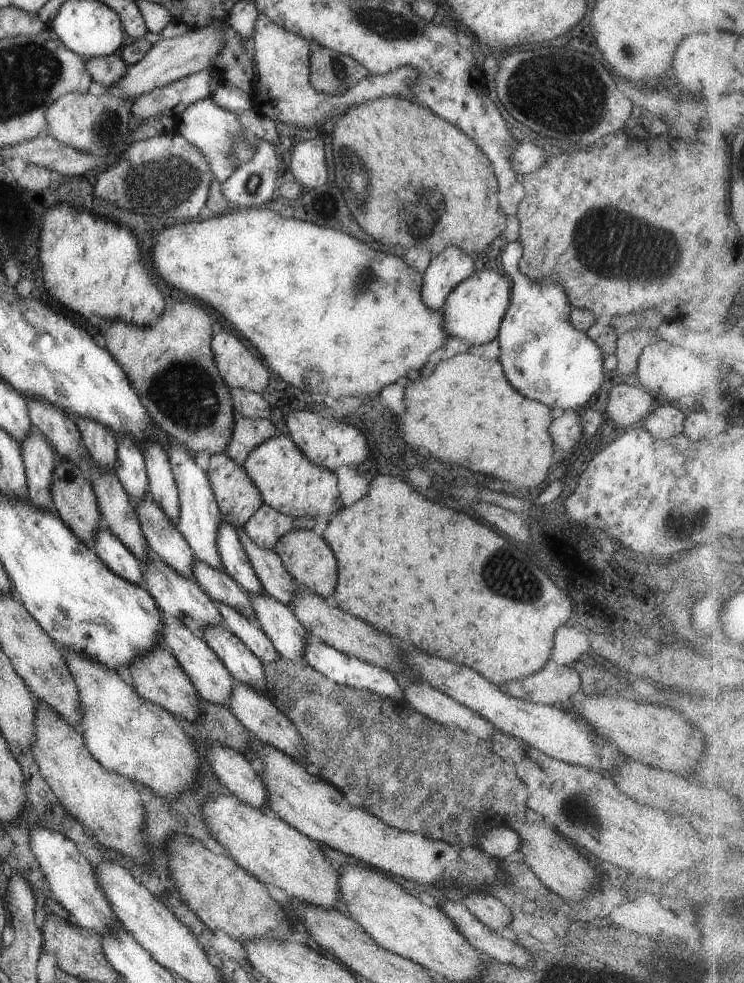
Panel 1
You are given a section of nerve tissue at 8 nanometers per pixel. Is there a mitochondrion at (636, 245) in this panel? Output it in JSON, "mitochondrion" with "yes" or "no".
{"mitochondrion":"yes"}

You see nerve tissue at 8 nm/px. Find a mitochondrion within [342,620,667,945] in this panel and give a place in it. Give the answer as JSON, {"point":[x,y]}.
{"point":[394,753]}

